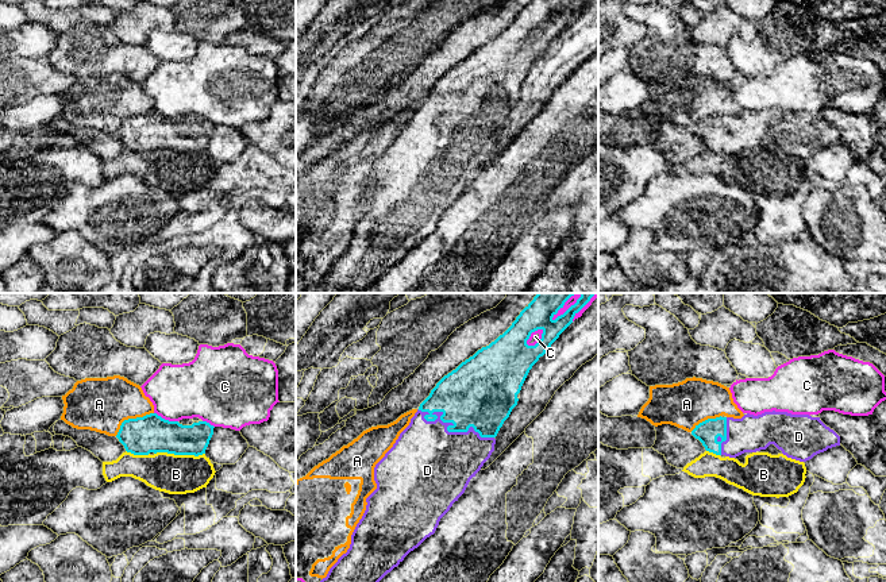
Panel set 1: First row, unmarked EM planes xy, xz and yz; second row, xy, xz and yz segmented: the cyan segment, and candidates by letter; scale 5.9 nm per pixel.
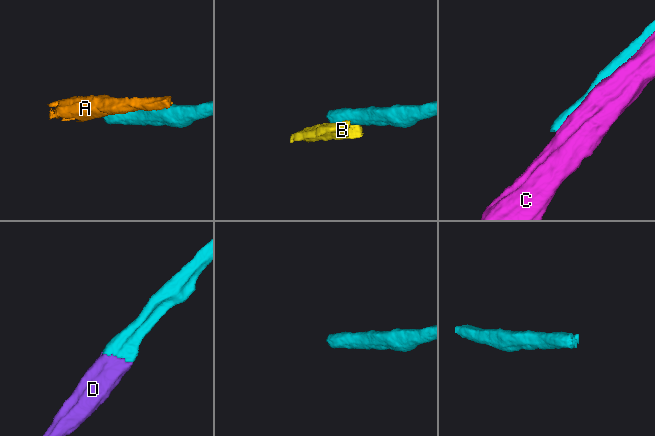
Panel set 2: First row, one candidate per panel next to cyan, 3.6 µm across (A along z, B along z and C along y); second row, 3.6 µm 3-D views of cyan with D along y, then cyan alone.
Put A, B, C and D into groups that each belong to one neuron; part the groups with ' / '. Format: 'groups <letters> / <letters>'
groups A / B / C / D

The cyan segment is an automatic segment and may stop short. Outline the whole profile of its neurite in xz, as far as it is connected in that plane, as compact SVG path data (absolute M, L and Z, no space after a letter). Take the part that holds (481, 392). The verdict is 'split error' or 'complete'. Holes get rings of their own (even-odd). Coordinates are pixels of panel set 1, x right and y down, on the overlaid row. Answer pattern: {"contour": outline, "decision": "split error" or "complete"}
{"contour": "M538 293L502 335L436 383L409 425L375 465L377 489L366 498L366 510L351 535L350 548L320 582L380 582L435 533L440 519L494 451L494 438L517 405L517 394L532 366L596 293L581 293L577 302L554 320L574 294ZM538 329L543 331L542 339L528 346L527 340Z", "decision": "split error"}

